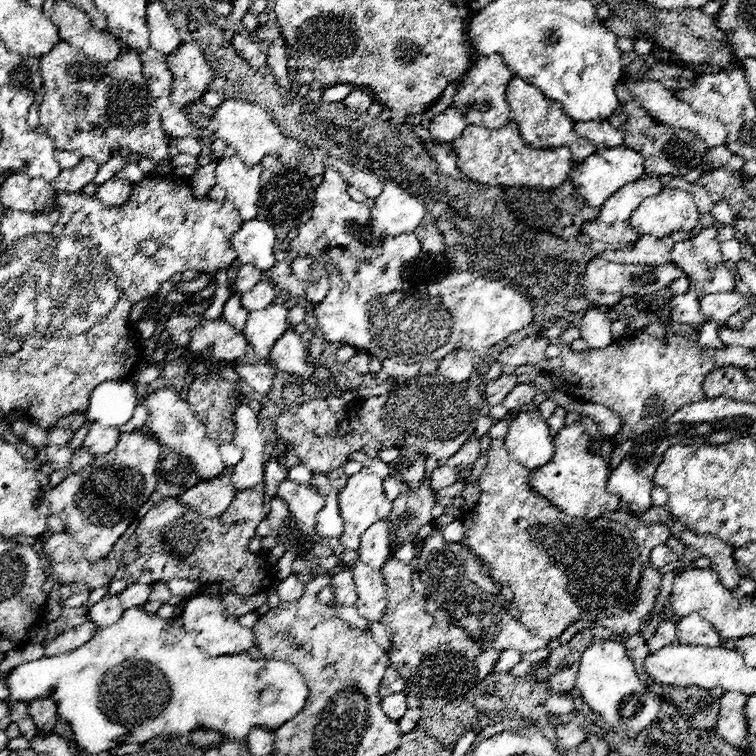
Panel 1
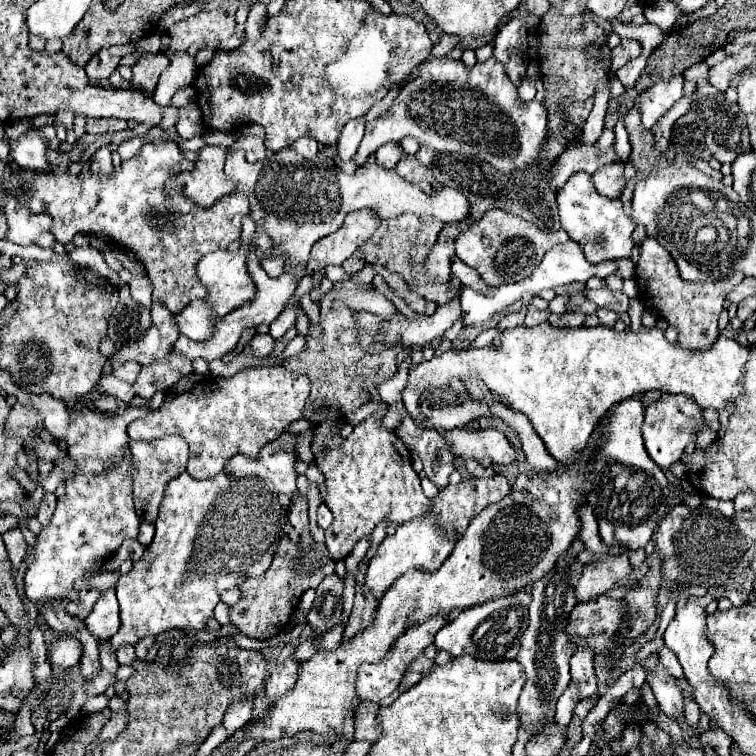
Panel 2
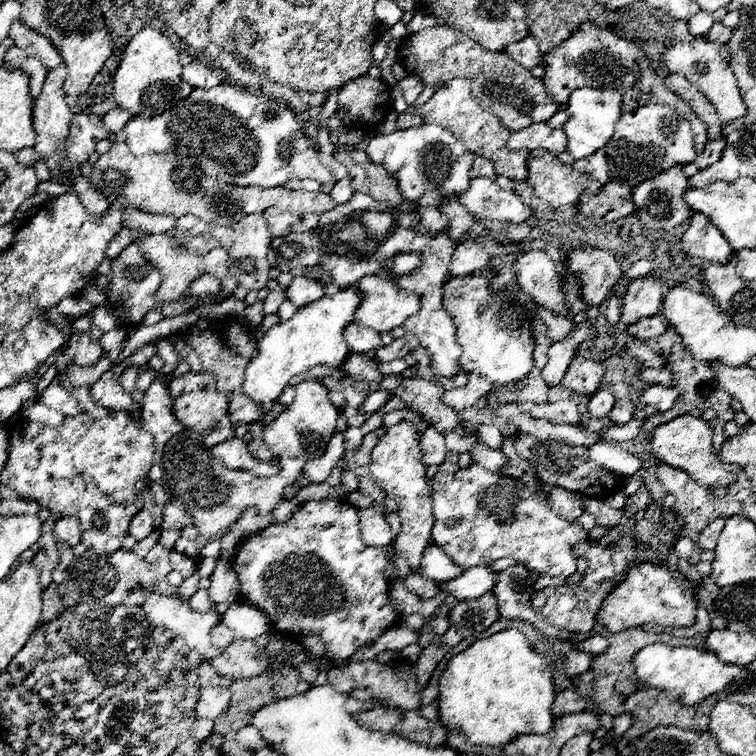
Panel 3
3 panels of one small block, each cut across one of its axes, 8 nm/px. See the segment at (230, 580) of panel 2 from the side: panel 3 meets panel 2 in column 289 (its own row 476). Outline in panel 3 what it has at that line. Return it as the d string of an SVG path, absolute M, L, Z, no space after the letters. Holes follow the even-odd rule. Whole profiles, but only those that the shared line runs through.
M476 462L468 468L460 468L454 474L432 476L432 514L436 520L432 528L432 542L440 546L462 570L474 566L488 566L490 562L500 558L516 558L518 562L540 574L568 578L576 574L576 558L572 554L572 548L586 542L590 532L586 528L580 528L574 520L562 520L550 508L548 496L542 490L528 490L522 478L508 478L490 472Z

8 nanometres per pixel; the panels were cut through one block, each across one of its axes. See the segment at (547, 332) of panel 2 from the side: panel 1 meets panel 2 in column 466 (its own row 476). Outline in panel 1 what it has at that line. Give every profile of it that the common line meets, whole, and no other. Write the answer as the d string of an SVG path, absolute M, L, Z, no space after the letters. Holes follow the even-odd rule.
M366 468L352 474L346 480L338 498L340 498L340 514L342 514L342 520L344 520L344 532L340 536L340 542L346 550L356 550L358 544L360 544L360 534L364 534L366 528L370 528L374 522L384 520L392 510L392 502L384 494L382 478L370 474Z

